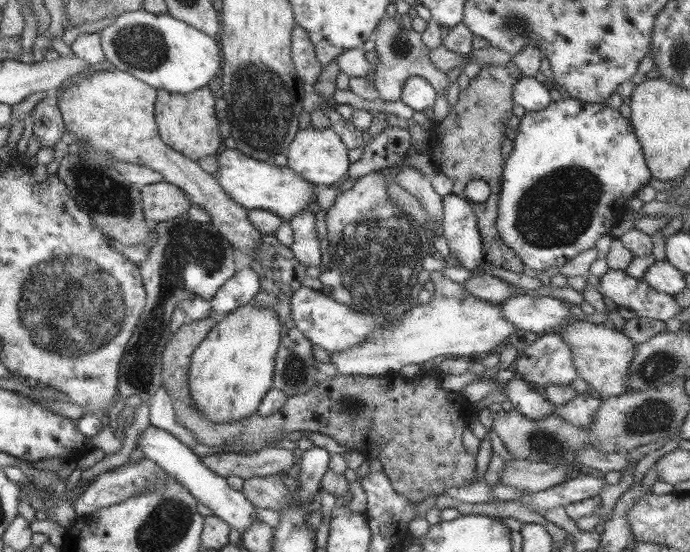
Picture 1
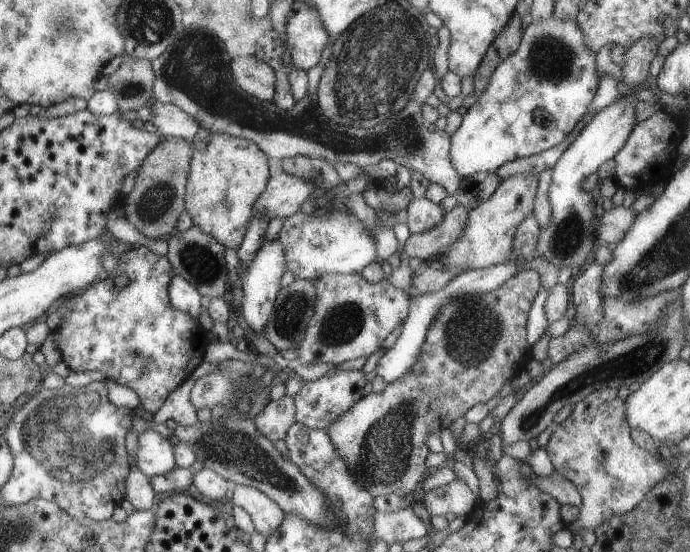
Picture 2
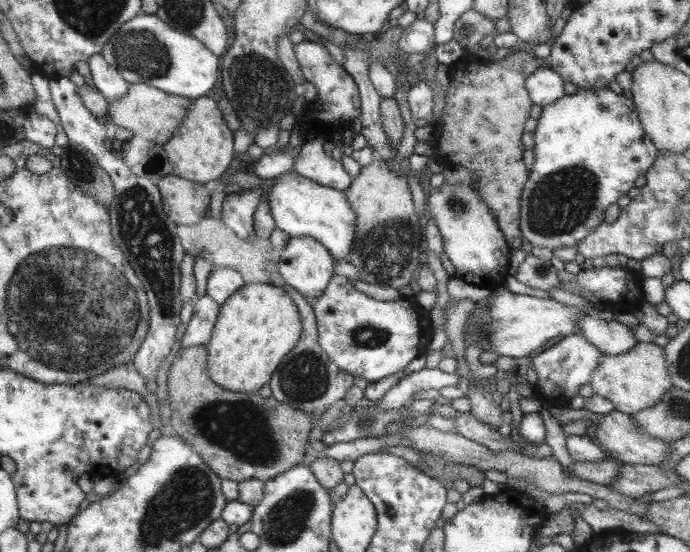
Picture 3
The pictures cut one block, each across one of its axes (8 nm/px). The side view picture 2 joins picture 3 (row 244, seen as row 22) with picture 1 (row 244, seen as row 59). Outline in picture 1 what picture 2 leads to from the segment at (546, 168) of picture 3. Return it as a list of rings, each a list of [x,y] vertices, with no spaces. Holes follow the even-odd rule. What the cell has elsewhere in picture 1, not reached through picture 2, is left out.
[[[570,97],[556,102],[551,101],[543,110],[537,112],[525,111],[519,119],[516,134],[512,141],[512,150],[509,152],[509,156],[503,160],[503,170],[501,170],[501,190],[499,190],[497,220],[495,220],[497,233],[500,235],[501,241],[505,243],[505,246],[509,247],[517,255],[523,266],[533,268],[535,271],[545,270],[545,268],[553,265],[561,266],[579,254],[579,252],[593,248],[597,239],[609,234],[610,229],[615,224],[615,220],[625,210],[625,200],[635,197],[636,192],[648,184],[650,178],[649,169],[646,167],[645,159],[640,144],[637,142],[636,134],[632,129],[630,119],[624,118],[619,111],[610,108],[606,103],[591,104],[577,101]]]

